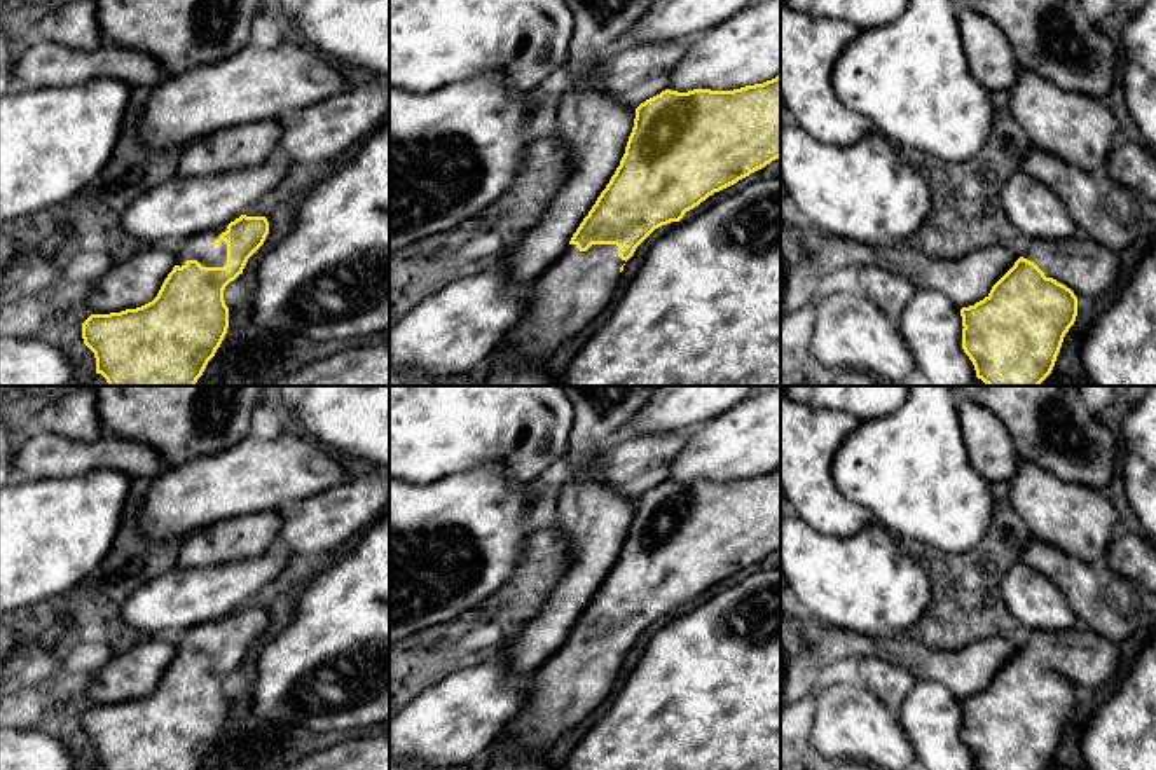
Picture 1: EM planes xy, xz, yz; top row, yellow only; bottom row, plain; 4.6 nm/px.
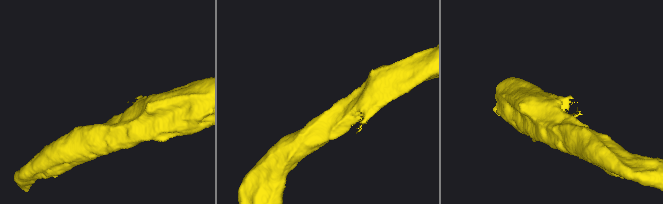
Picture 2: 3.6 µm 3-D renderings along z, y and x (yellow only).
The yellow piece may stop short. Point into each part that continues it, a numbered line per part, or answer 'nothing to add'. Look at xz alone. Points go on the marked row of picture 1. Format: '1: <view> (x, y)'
1: xz (578, 285)

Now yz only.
1: yz (1092, 271)

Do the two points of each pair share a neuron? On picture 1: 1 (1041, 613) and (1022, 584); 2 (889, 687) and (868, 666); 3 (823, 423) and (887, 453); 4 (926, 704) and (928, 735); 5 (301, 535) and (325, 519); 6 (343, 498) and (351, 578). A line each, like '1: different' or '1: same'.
1: same
2: same
3: different
4: same
5: same
6: different

